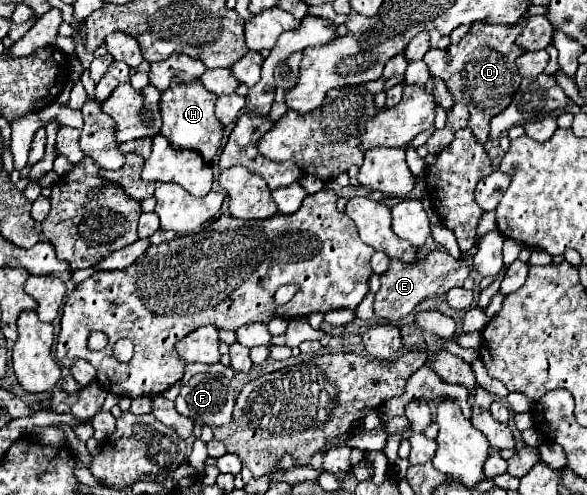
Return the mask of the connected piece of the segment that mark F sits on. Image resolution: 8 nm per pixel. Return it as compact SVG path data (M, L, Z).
M198 373L182 385L176 397L176 411L196 423L210 427L230 423L234 389L222 373Z

